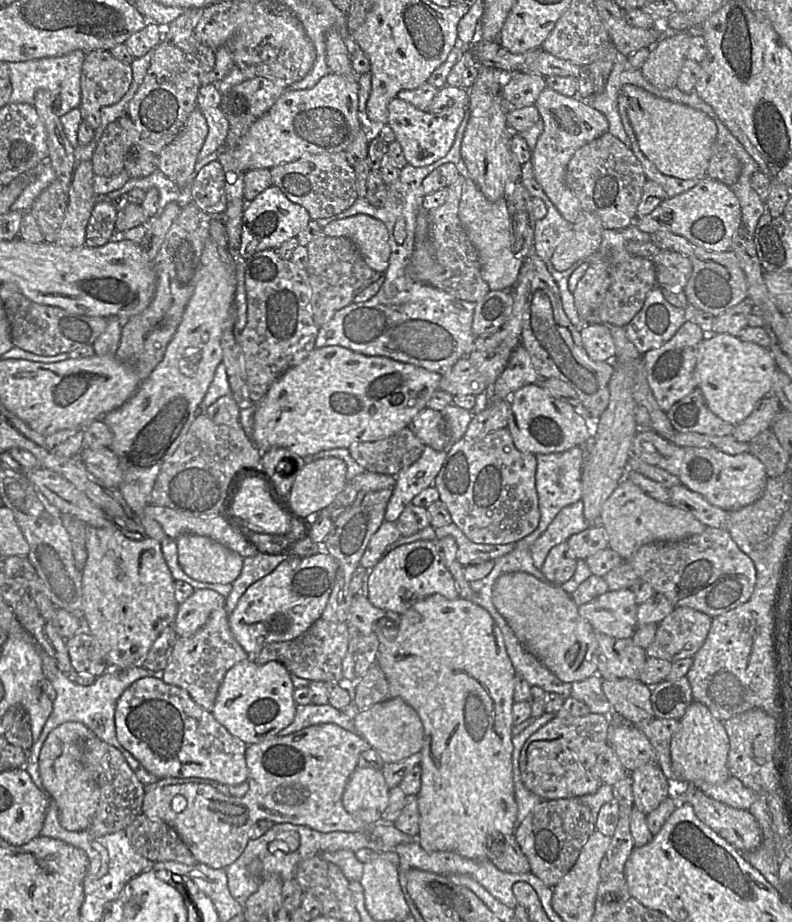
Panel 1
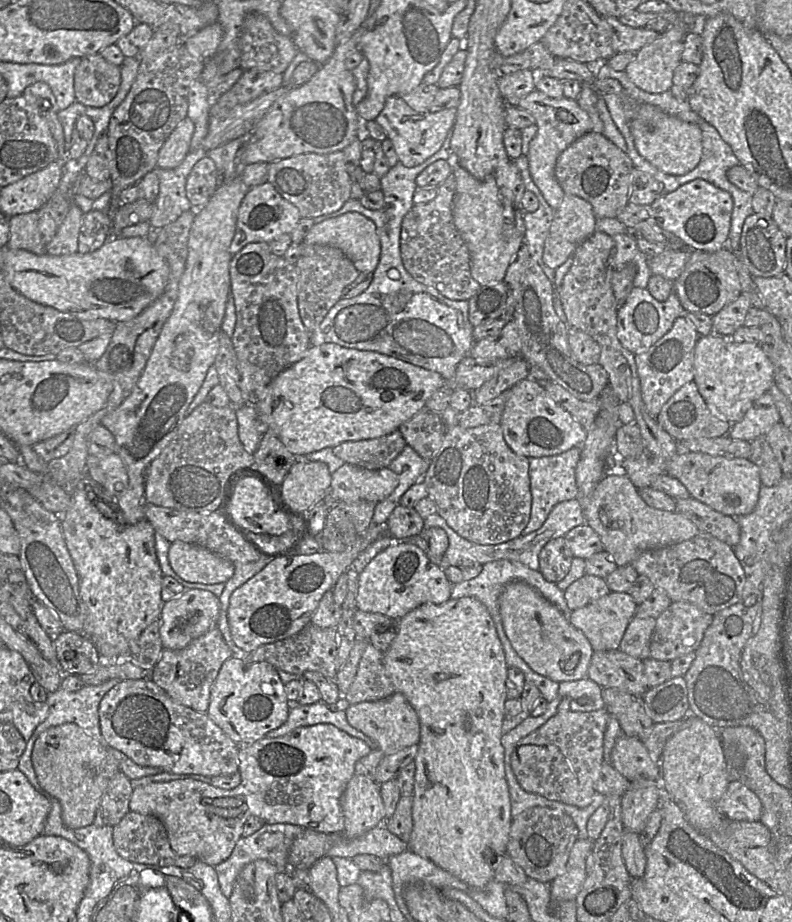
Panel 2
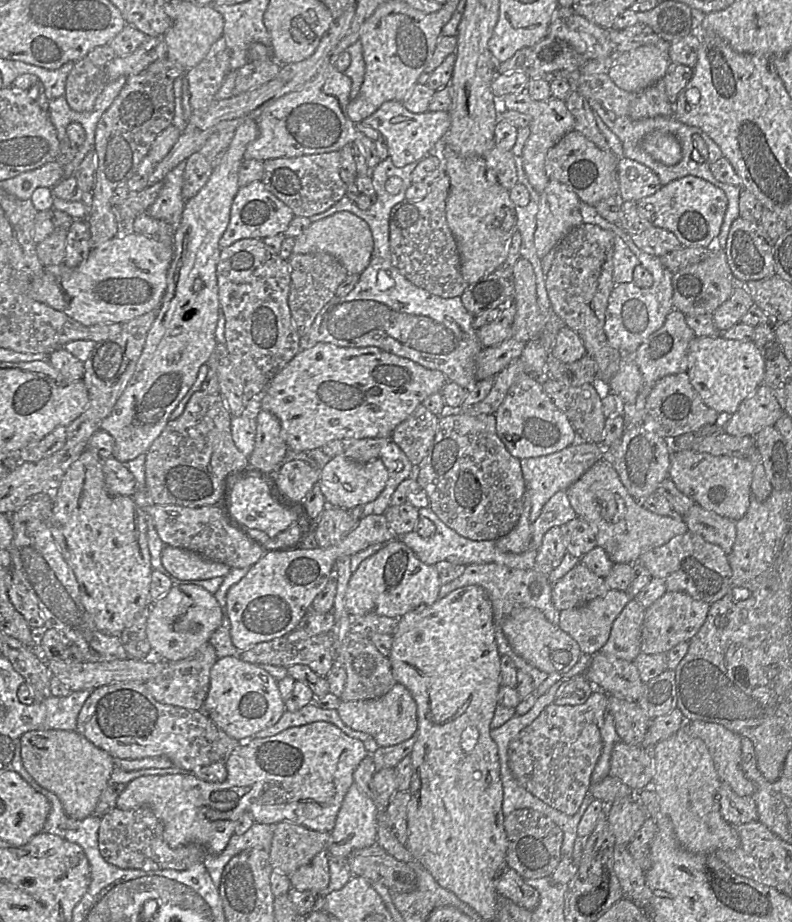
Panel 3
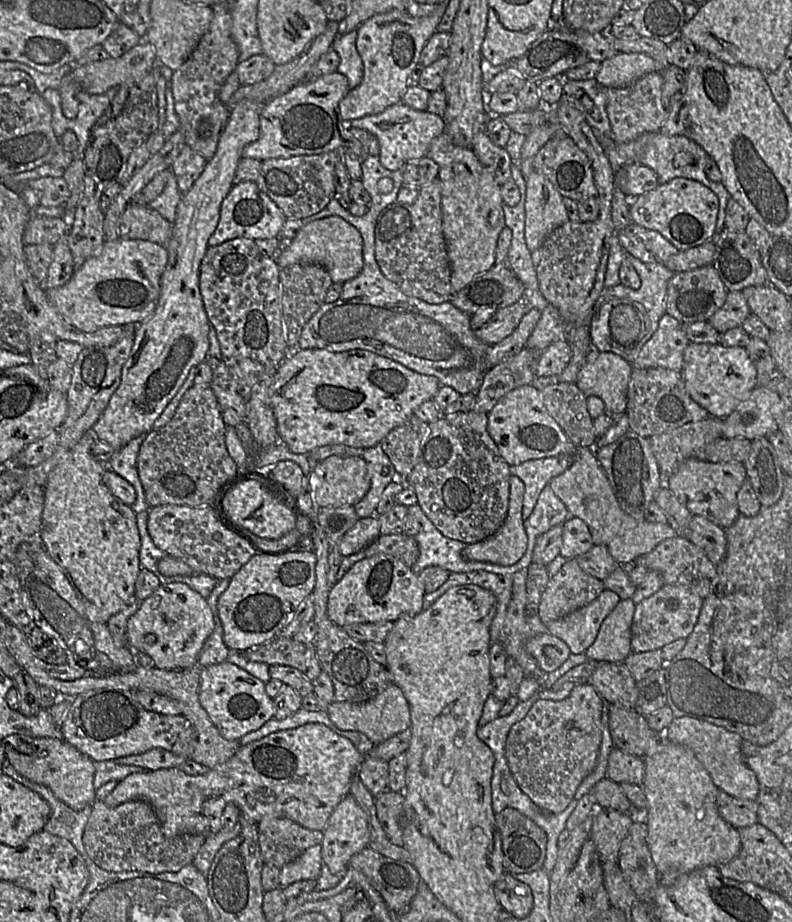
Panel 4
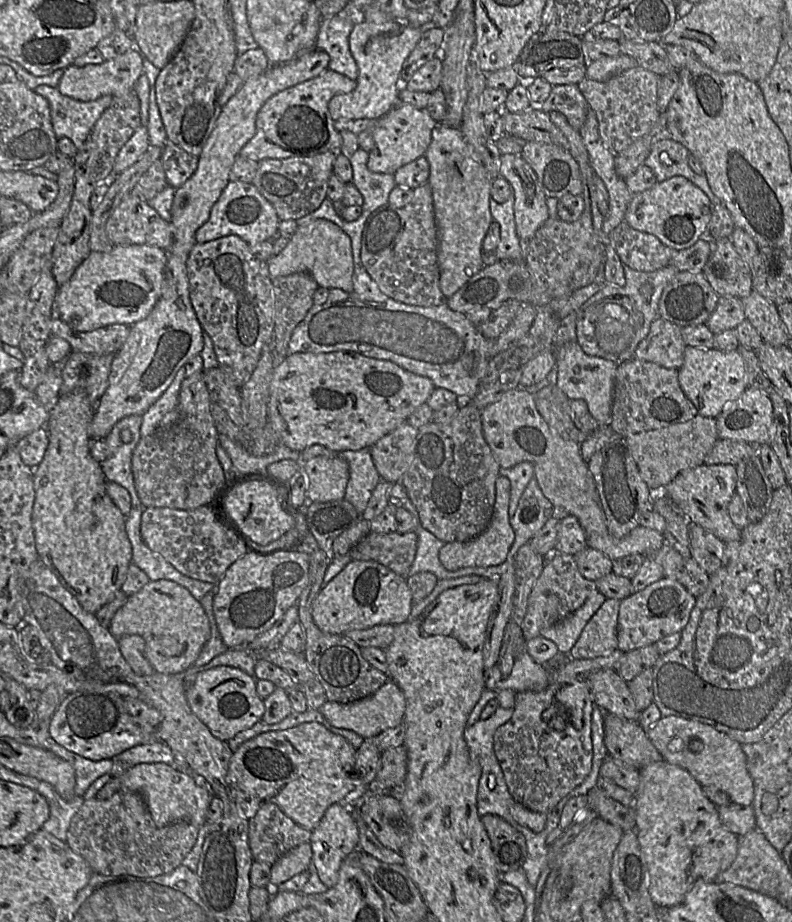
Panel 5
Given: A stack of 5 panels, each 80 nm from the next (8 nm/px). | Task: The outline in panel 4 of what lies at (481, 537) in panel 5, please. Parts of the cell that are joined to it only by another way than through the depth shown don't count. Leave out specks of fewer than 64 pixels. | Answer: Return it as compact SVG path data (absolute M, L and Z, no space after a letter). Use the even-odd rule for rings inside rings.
M511 475L509 490L509 506L502 526L493 535L466 545L462 551L464 559L512 565L524 555L527 548L527 535L522 516L524 484L518 477Z

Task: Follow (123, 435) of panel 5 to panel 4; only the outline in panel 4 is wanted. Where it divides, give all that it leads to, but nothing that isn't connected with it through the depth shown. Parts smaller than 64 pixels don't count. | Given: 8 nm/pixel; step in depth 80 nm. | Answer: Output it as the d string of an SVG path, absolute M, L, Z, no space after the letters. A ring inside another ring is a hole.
M145 435L138 436L129 441L120 450L115 451L110 460L105 465L105 468L112 470L125 480L127 480L135 489L136 501L132 505L132 509L138 513L149 509L145 493L137 471L137 455L140 446L145 439Z

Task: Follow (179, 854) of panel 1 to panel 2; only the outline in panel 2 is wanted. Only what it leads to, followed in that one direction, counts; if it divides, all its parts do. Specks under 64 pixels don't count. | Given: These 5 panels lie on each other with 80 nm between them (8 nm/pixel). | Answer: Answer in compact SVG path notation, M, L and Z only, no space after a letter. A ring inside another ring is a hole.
M128 812L118 824L113 827L113 844L122 858L136 864L157 867L176 866L189 868L197 861L191 856L179 855L172 850L163 823L155 816Z

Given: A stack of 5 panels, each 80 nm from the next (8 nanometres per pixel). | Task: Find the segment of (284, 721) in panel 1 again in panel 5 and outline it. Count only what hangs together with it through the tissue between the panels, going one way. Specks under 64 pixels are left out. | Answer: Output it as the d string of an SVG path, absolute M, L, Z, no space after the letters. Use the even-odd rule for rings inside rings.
M216 666L197 673L187 686L186 699L191 711L222 741L251 728L261 721L265 711L263 699L256 692L256 678L230 666Z

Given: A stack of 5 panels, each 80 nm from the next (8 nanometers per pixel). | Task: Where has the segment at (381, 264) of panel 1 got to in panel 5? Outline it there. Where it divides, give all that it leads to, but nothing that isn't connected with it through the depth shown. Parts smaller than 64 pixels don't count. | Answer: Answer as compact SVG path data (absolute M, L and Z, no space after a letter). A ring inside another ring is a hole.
M317 219L305 226L298 226L287 246L267 261L269 273L274 279L297 272L309 273L319 287L352 290L354 260L350 237L335 223Z

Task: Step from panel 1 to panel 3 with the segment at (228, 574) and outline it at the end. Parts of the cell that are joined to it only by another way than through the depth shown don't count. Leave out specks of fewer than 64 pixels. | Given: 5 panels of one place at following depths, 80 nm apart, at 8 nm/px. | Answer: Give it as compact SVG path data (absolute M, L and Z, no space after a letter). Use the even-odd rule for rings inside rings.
M172 546L163 548L161 563L170 575L183 581L225 577L231 570L225 564L207 560L197 553Z

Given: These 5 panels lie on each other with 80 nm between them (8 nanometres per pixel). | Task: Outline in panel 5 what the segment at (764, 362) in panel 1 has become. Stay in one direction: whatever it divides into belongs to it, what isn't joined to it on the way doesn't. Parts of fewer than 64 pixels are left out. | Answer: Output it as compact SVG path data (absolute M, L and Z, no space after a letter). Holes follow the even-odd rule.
M687 345L678 376L684 394L703 417L716 418L748 387L745 363L738 350L725 352L715 347L701 348Z

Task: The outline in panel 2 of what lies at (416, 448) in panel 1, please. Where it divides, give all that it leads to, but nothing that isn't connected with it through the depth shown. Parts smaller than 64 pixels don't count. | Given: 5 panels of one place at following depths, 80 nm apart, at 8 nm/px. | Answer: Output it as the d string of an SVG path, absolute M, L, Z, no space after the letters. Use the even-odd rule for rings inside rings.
M396 430L379 438L343 442L332 451L345 463L377 470L389 467L406 445L402 434Z

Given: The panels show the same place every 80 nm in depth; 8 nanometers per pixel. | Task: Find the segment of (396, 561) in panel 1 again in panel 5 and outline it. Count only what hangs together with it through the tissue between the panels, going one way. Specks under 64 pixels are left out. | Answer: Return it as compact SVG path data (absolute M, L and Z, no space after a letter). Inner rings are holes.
M352 560L320 589L312 602L311 615L322 632L344 635L350 630L405 622L412 606L412 593L406 578L378 562Z

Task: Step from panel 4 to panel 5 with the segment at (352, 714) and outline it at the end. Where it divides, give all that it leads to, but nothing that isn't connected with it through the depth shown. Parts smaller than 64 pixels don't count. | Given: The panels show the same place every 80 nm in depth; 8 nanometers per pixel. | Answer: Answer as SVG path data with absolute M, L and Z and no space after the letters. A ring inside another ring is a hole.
M389 680L375 693L363 699L351 703L326 701L318 710L332 726L348 729L363 738L369 738L376 737L382 731L403 723L405 698L399 686Z

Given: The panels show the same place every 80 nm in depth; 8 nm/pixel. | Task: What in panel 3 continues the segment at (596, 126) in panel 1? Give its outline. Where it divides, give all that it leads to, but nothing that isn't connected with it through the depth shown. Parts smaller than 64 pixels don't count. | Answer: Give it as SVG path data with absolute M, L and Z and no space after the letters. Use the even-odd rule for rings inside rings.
M526 91L498 98L501 98L506 110L518 111L531 117L529 125L530 135L523 147L521 157L529 182L540 194L545 190L550 181L545 171L546 154L565 134L573 130L575 119L567 109L565 101L556 98L537 101L533 100Z

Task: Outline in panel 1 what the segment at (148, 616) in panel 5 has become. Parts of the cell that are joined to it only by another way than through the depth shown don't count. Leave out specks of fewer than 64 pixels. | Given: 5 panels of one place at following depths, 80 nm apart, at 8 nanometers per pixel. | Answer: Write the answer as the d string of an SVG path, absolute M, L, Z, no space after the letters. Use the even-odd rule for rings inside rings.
M196 589L189 598L178 605L172 625L177 637L186 638L197 632L214 610L225 606L225 599L213 590Z

